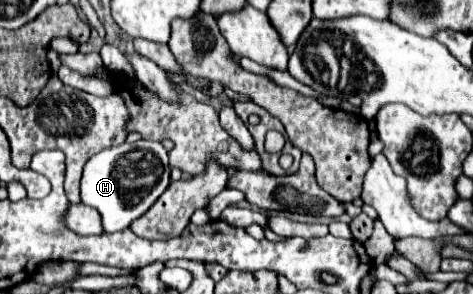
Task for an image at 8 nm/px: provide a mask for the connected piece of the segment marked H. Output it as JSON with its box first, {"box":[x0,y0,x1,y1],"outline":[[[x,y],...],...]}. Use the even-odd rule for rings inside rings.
{"box":[82,139,170,233],"outline":[[[140,139],[136,143],[122,143],[96,153],[88,165],[84,165],[82,175],[82,203],[98,209],[102,215],[102,225],[106,233],[114,233],[130,227],[134,219],[144,215],[156,199],[170,185],[170,165],[168,151],[162,143]]]}

